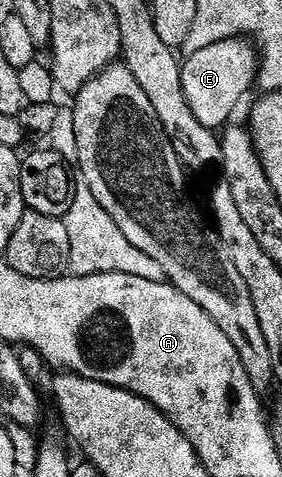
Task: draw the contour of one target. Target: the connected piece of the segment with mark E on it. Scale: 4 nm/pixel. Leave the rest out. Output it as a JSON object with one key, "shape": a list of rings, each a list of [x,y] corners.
{"shape":[[[228,37],[202,47],[202,51],[187,54],[180,65],[180,87],[184,92],[184,102],[194,119],[202,127],[213,131],[223,130],[233,120],[232,109],[239,107],[240,100],[248,93],[250,81],[253,82],[255,77],[256,53],[253,44],[241,37]]]}

